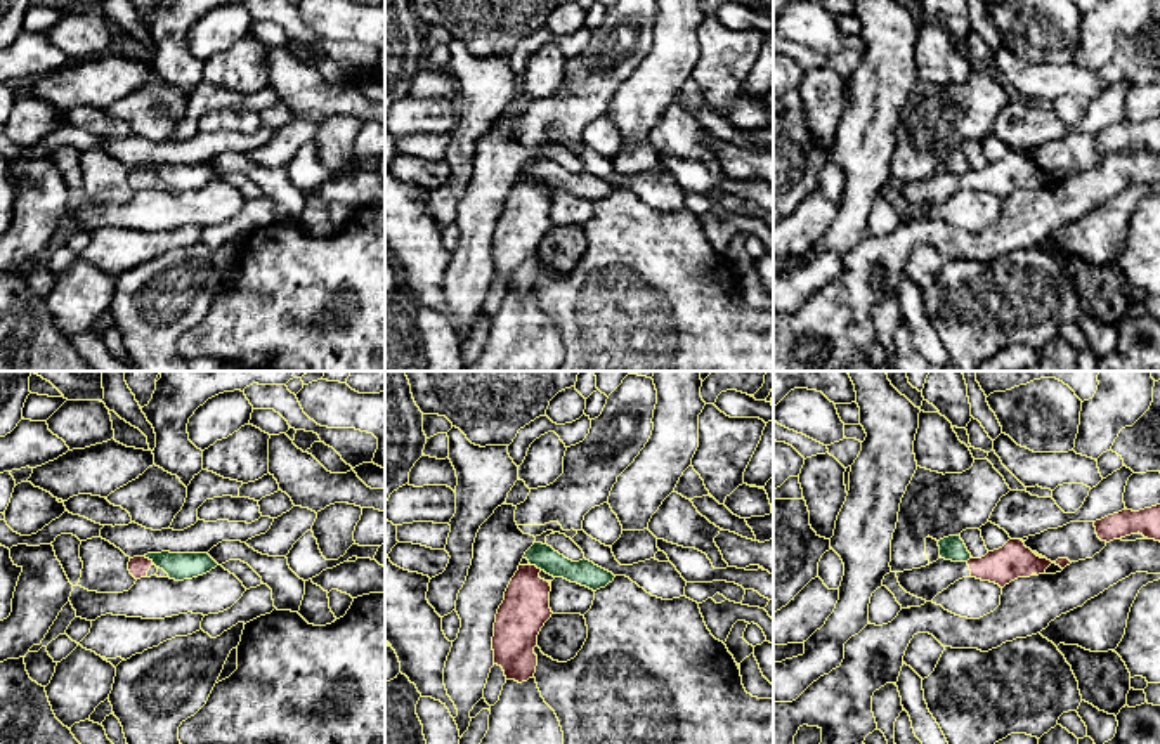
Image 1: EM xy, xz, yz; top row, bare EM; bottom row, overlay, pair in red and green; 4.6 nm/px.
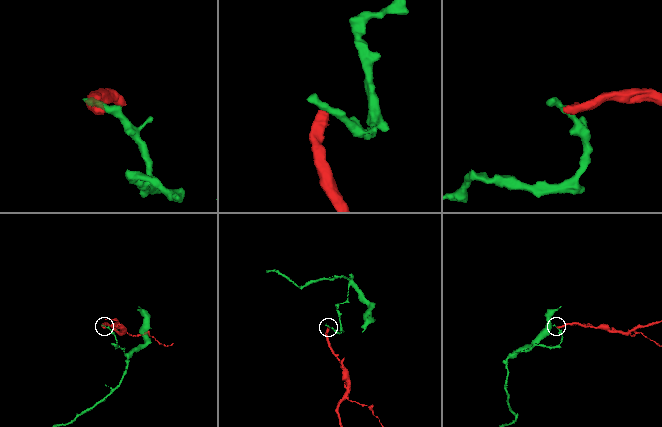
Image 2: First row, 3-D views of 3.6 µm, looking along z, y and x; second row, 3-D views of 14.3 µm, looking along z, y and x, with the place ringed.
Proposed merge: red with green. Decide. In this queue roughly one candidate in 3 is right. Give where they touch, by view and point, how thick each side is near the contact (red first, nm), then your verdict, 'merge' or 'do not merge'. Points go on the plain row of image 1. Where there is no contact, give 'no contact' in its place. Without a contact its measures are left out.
meets red in xy at (148, 170); 90 nm thick on the red side, 130 nm on the other; do not merge

